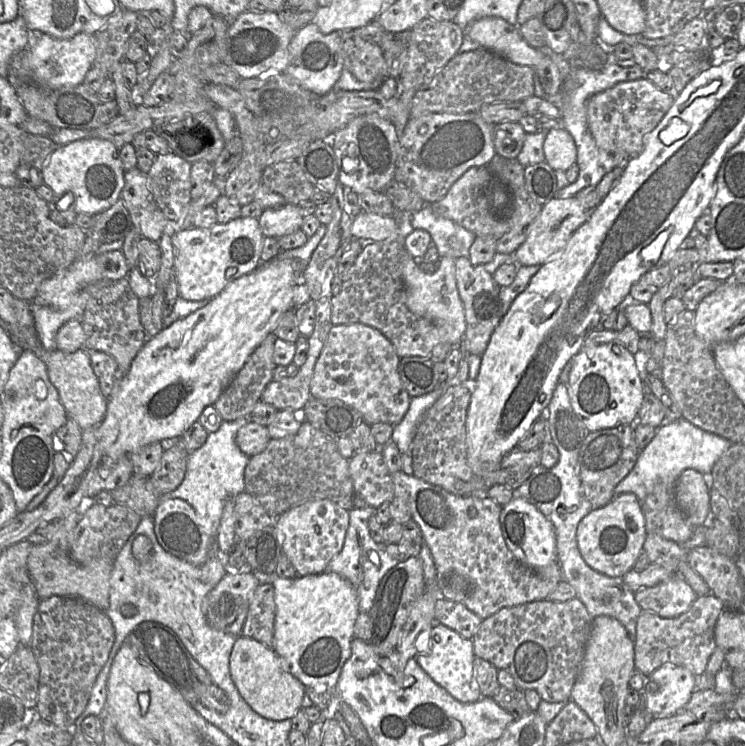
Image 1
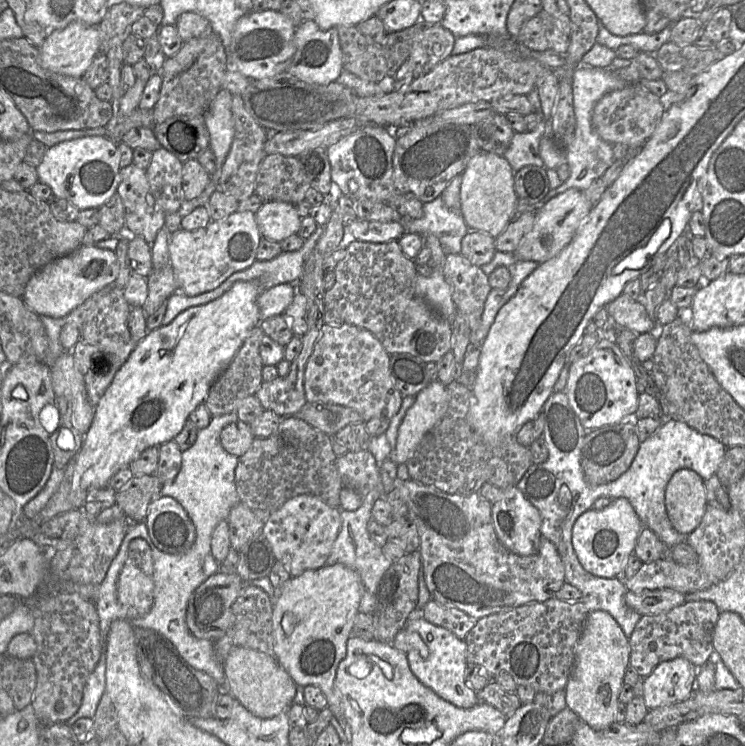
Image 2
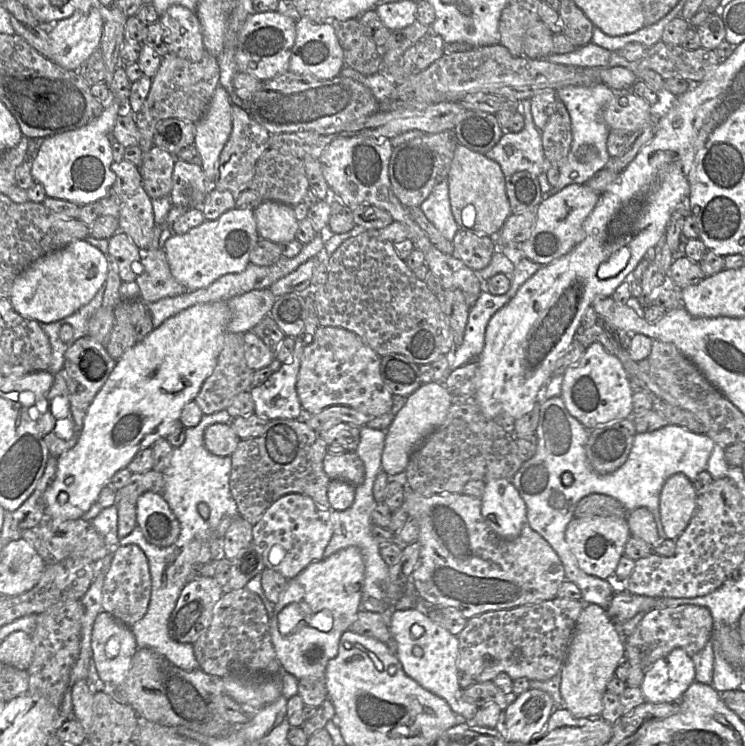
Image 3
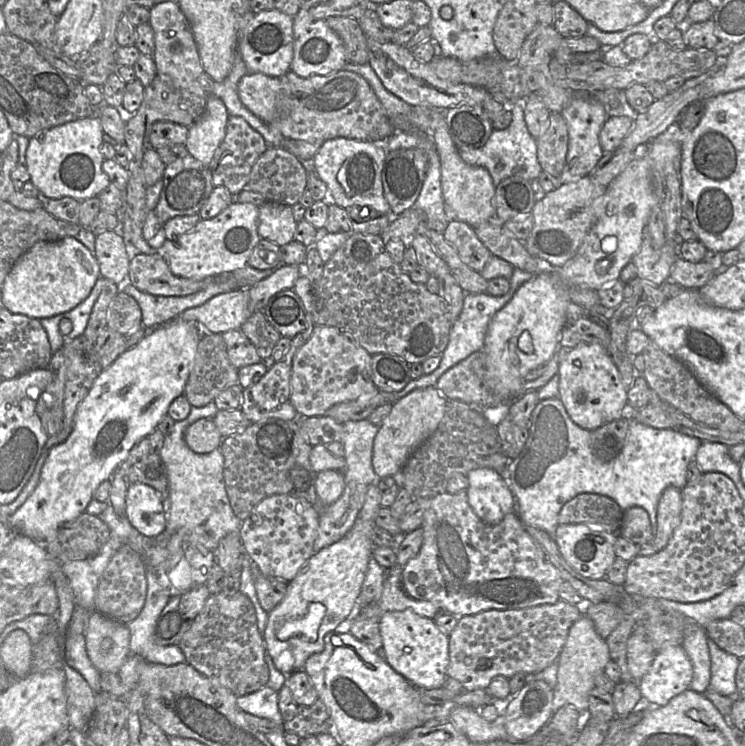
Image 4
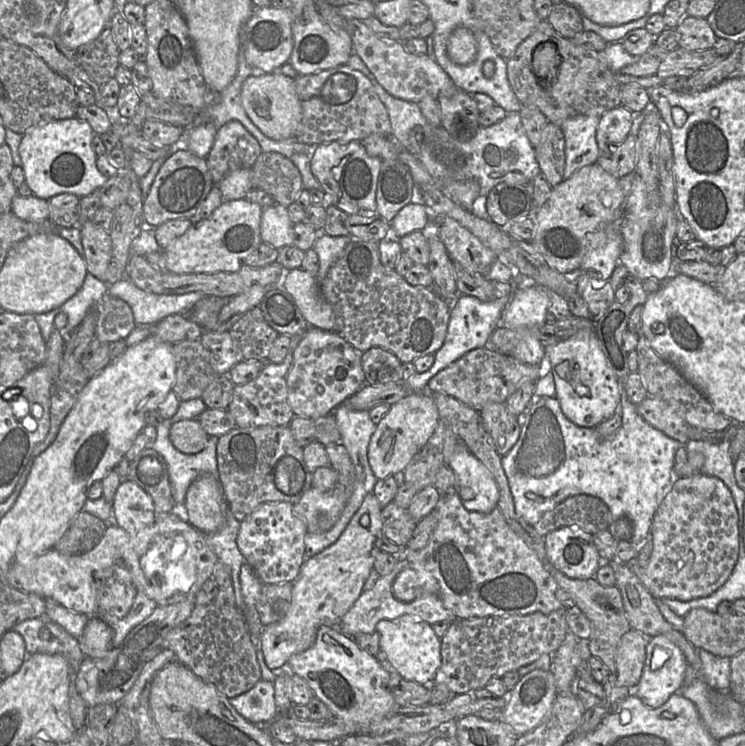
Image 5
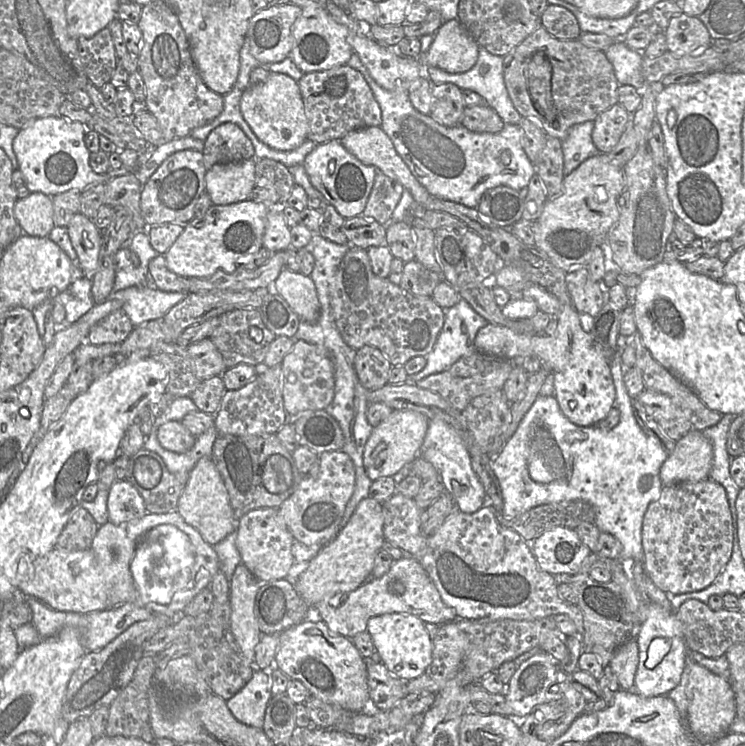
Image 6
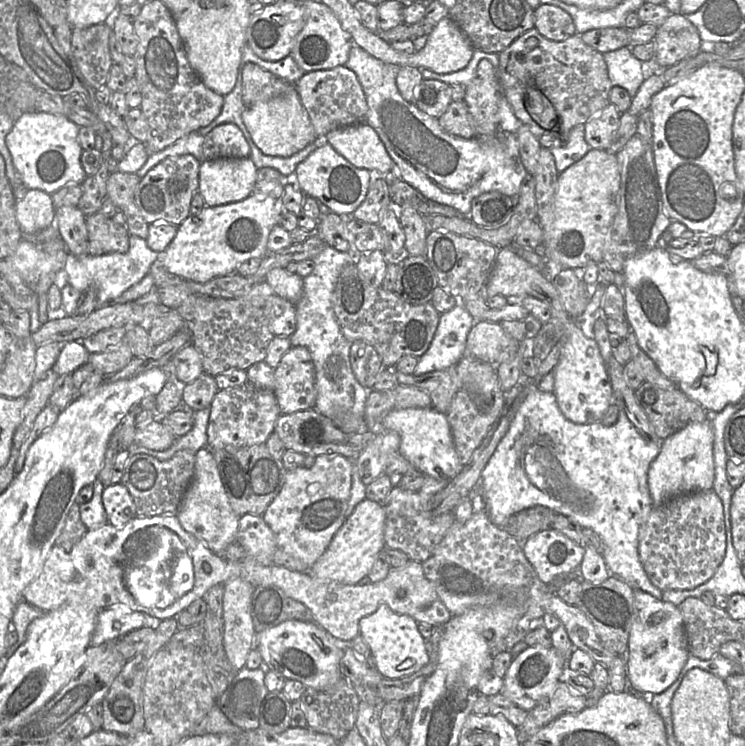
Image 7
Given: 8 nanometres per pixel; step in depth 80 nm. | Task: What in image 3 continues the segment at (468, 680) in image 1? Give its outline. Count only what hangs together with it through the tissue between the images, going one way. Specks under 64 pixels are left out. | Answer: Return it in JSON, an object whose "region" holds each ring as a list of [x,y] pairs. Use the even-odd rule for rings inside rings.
{"region":[[[421,609],[392,610],[387,621],[395,643],[395,654],[405,673],[423,688],[444,699],[456,714],[471,720],[479,708],[465,699],[459,685],[458,637],[434,622]]]}

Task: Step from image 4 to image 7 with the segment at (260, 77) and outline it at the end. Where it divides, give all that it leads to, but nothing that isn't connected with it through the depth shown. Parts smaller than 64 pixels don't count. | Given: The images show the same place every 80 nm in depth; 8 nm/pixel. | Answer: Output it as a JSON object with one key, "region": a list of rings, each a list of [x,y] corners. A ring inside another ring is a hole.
{"region":[[[286,83],[283,92],[244,107],[242,121],[255,145],[268,156],[289,157],[312,143],[317,137],[295,84]]]}

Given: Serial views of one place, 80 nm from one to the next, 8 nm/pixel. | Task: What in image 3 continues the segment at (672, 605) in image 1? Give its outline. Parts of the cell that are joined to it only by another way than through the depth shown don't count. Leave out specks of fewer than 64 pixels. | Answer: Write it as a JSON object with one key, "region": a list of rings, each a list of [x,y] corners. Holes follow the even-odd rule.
{"region":[[[624,591],[613,597],[606,613],[614,625],[632,619],[638,613],[645,613],[654,609],[657,598],[641,596]]]}

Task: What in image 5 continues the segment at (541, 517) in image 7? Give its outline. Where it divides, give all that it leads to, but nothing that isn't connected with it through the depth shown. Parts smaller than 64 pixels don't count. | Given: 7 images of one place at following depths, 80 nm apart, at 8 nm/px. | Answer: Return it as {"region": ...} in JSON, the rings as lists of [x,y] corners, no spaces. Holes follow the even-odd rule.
{"region":[[[579,494],[567,498],[558,504],[553,510],[546,512],[532,527],[542,536],[561,527],[579,527],[590,532],[593,534],[593,541],[603,564],[607,564],[611,560],[617,560],[616,552],[618,541],[608,531],[612,523],[613,519],[610,510],[601,499],[587,494]]]}

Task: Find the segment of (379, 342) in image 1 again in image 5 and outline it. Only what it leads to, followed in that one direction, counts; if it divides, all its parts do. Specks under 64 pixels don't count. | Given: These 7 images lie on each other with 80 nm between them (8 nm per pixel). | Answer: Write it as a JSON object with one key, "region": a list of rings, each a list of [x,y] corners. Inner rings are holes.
{"region":[[[308,328],[293,353],[286,382],[288,404],[296,417],[314,420],[330,415],[366,384],[361,352],[335,331]]]}

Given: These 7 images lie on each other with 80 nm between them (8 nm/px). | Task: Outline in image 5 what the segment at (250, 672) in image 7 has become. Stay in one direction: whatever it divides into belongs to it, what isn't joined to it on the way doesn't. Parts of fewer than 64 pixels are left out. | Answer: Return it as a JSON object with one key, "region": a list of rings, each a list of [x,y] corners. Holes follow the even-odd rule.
{"region":[[[261,679],[253,688],[236,697],[229,698],[230,704],[246,720],[253,724],[268,723],[278,716],[273,683]]]}

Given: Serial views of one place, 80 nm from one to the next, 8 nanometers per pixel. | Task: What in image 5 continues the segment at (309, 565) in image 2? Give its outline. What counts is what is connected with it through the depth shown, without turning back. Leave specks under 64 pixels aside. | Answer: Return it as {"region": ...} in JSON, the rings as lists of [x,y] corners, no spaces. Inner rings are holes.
{"region":[[[267,502],[258,506],[243,521],[237,535],[237,545],[262,584],[292,584],[306,560],[306,524],[293,512],[289,502]]]}

